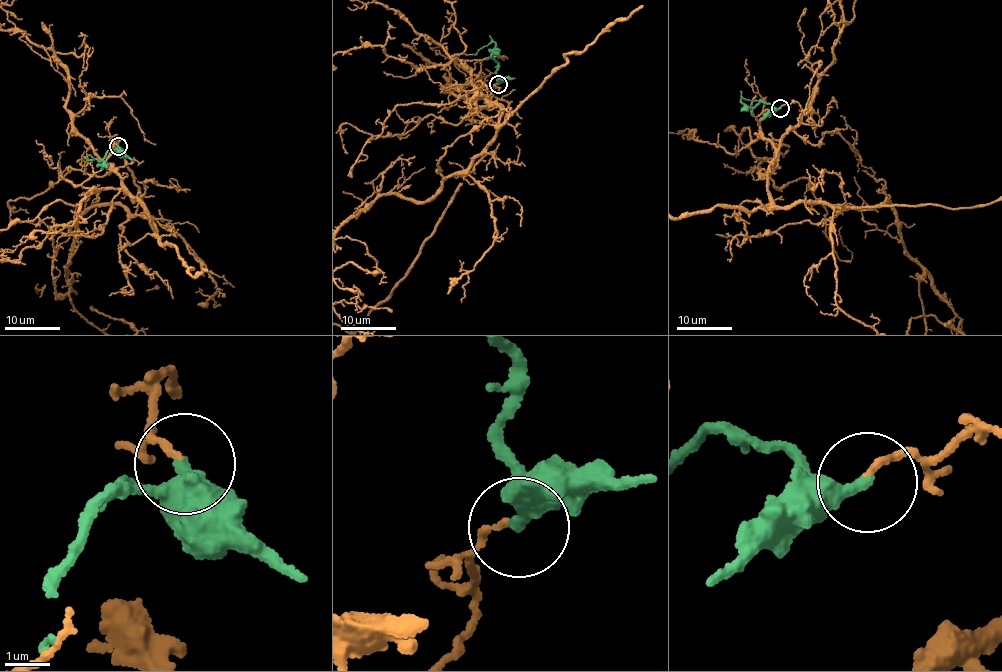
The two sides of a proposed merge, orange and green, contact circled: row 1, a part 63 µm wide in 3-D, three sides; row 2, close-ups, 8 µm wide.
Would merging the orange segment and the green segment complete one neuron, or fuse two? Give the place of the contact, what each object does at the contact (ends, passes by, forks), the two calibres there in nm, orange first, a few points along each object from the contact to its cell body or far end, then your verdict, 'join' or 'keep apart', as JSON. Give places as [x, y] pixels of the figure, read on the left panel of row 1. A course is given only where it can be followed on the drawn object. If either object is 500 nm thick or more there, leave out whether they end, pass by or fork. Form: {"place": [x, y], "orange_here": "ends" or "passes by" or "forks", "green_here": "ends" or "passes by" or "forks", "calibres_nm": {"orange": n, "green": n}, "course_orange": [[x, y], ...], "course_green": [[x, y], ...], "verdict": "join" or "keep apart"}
{"place": [118, 146], "orange_here": "ends", "green_here": "ends", "calibres_nm": {"orange": 140, "green": 400}, "course_green": [[119, 146], [115, 150], [108, 150], [101, 163], [94, 158], [84, 158]], "verdict": "keep apart"}

